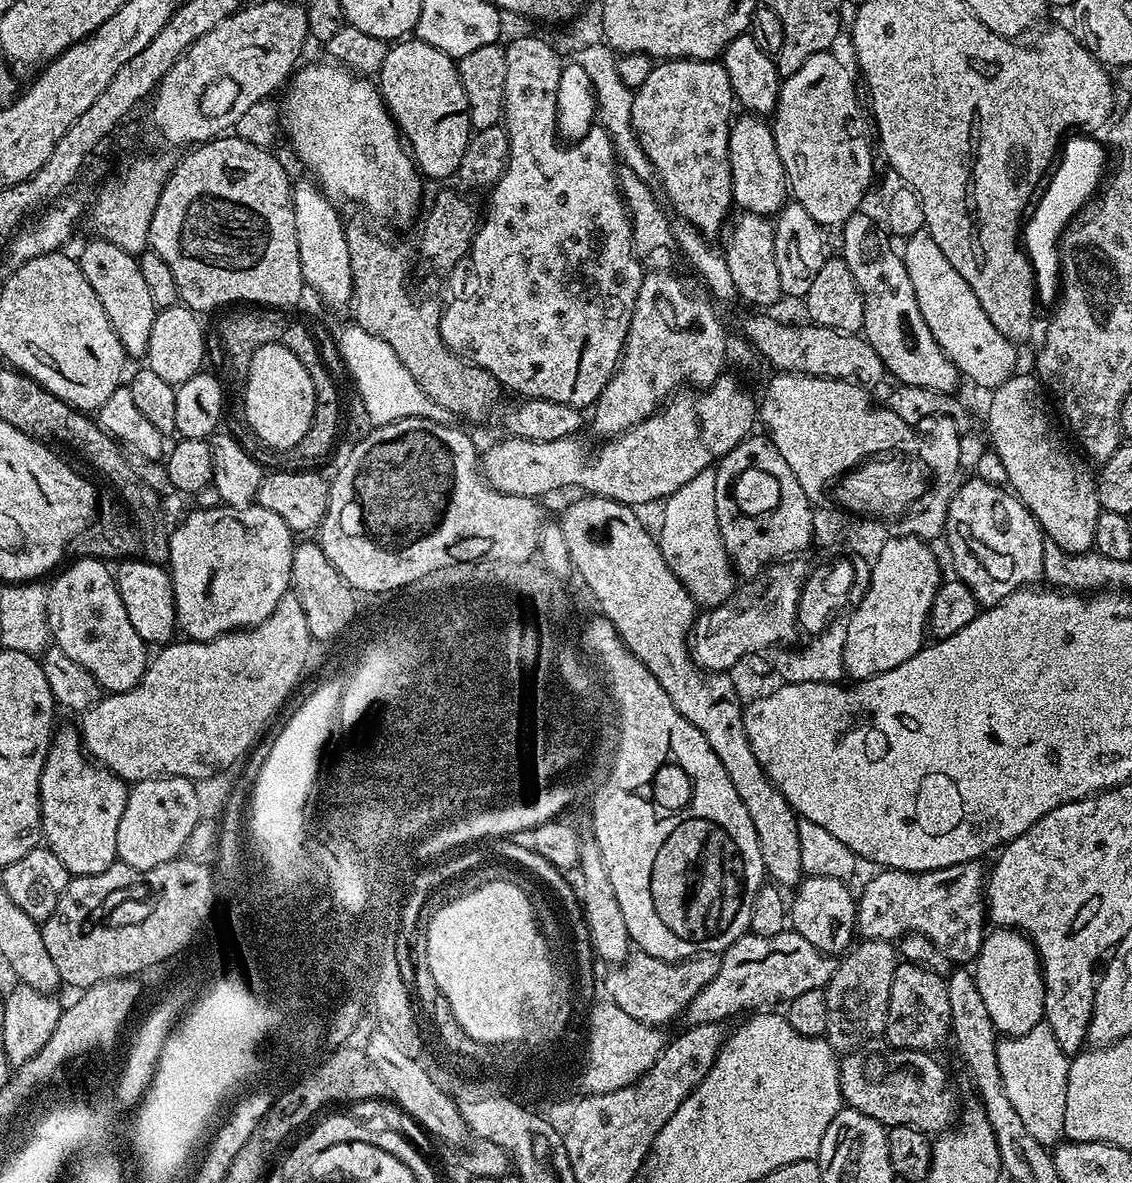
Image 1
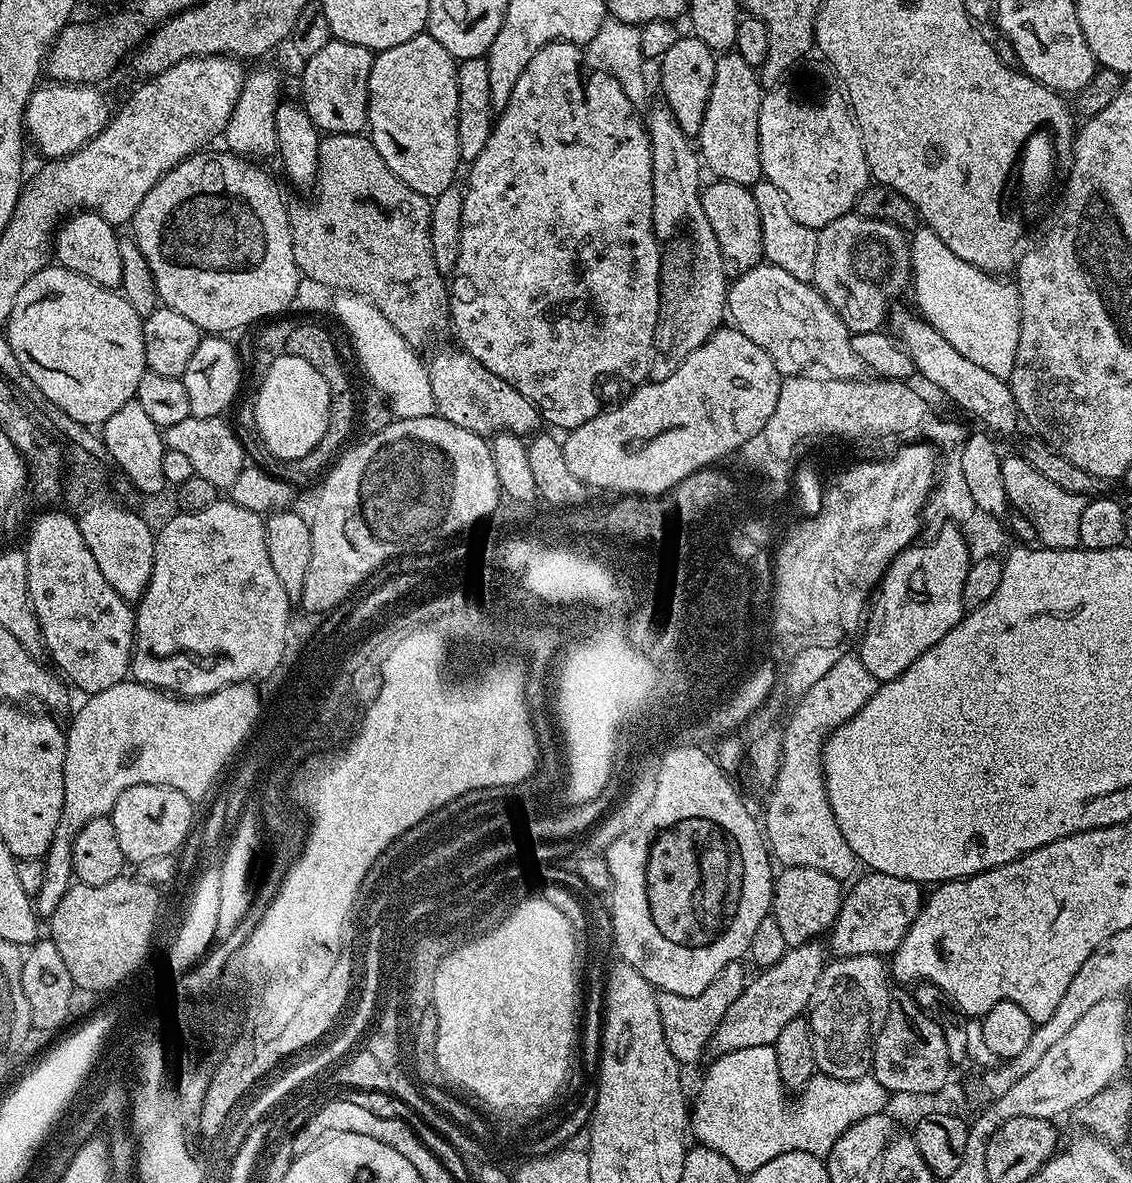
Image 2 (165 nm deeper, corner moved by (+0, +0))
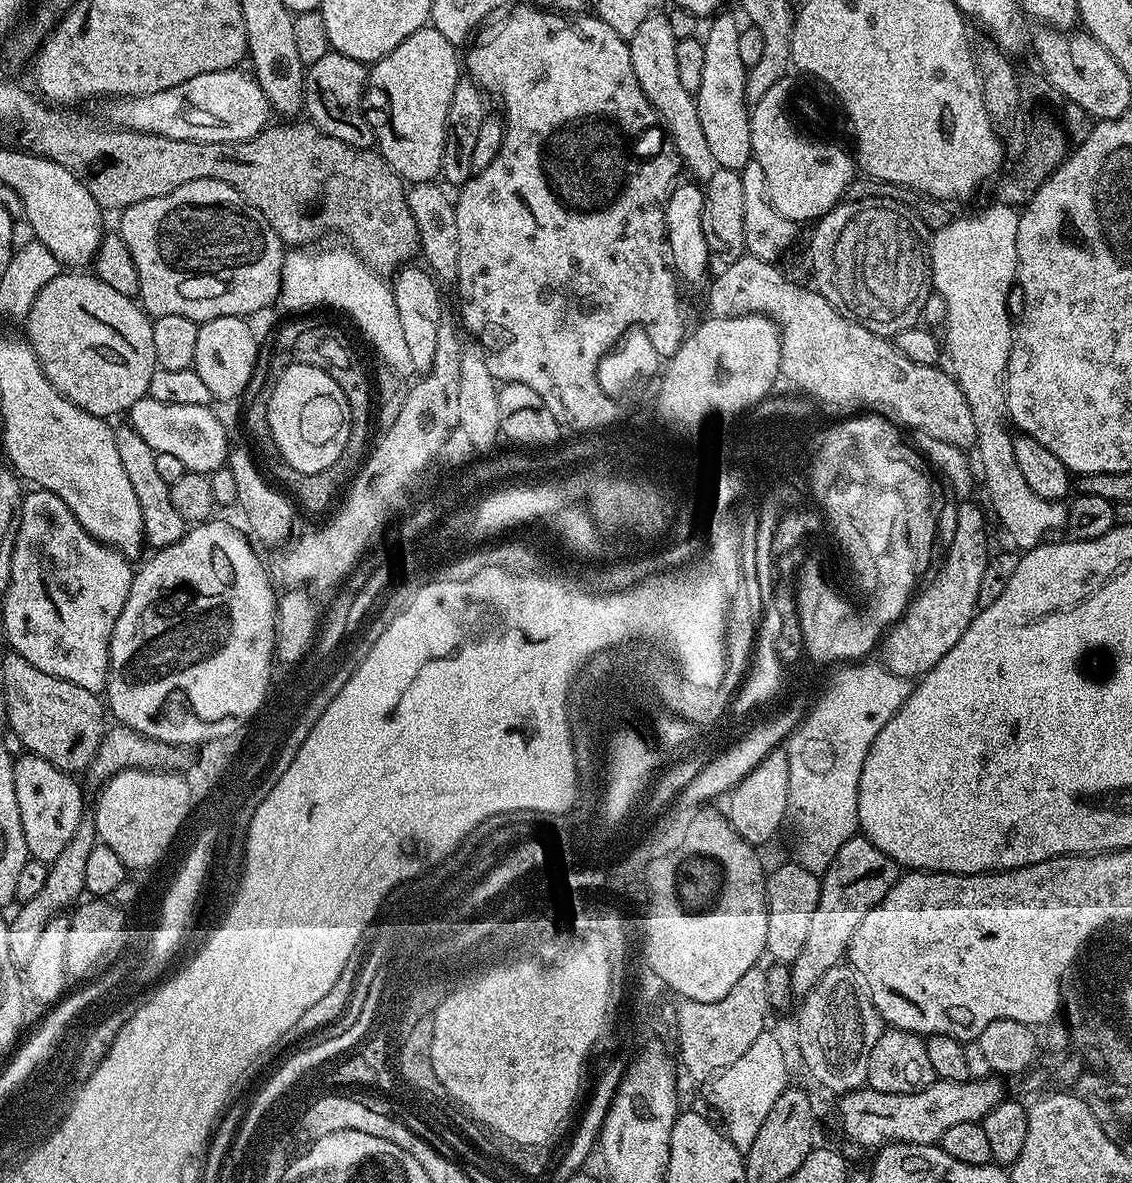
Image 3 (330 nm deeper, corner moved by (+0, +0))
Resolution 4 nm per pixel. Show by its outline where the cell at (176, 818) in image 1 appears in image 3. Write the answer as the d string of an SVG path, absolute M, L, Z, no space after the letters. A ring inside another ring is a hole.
M127 768L104 781L99 789L100 797L96 800L96 835L99 843L122 858L125 869L151 864L163 851L180 817L190 809L182 785L184 779L176 770Z

